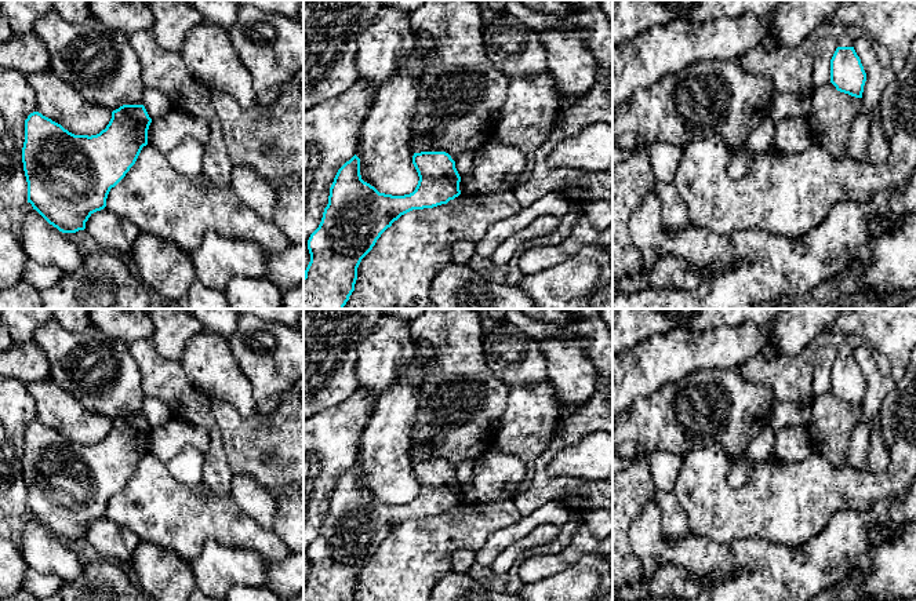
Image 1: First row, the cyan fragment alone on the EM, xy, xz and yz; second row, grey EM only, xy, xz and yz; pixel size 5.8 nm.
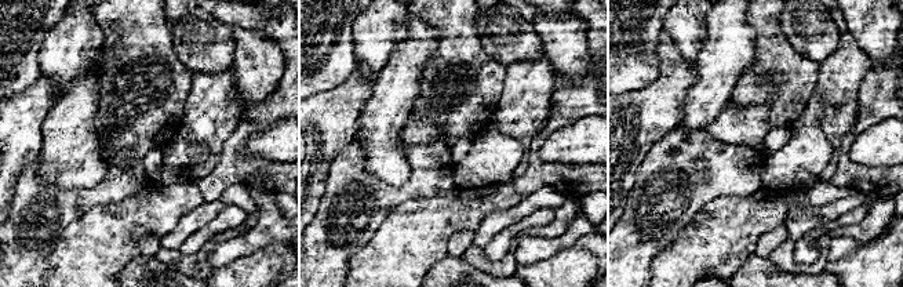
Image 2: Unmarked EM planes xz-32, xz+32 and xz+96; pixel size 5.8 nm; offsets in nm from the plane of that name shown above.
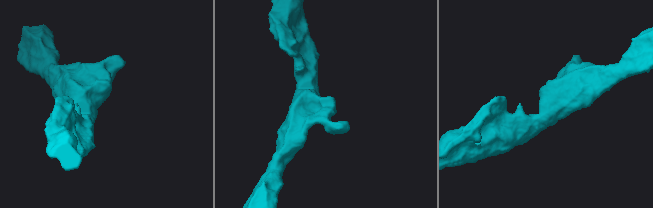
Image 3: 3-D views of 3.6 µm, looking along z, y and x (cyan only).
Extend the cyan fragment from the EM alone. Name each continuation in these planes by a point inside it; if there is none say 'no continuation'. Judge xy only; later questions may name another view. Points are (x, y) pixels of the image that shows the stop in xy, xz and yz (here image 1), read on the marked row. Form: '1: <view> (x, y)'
no continuation

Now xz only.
no continuation

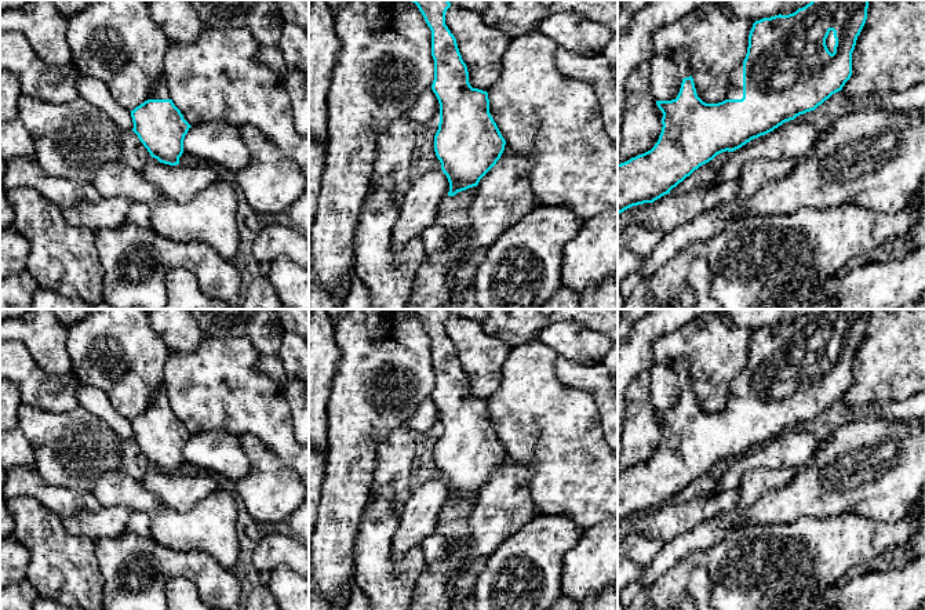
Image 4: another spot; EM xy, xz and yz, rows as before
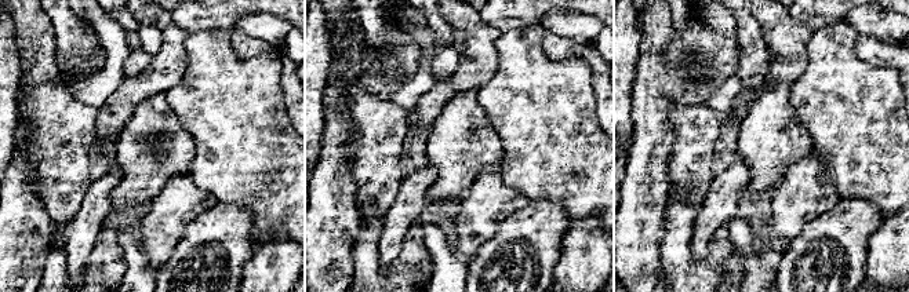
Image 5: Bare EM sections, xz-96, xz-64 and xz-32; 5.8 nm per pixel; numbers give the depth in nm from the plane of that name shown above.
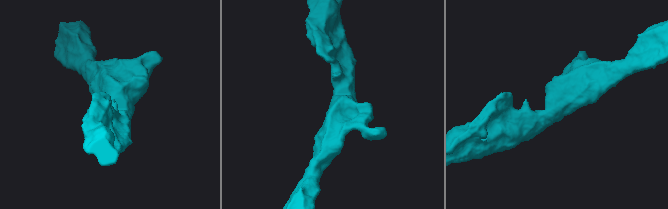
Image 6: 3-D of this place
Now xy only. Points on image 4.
1: xy (160, 91)

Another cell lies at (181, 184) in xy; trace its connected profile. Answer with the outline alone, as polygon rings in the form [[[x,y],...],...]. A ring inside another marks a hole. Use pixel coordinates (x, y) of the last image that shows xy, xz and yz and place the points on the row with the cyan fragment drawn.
[[[152,157],[142,175],[153,184],[164,197],[179,204],[190,201],[199,192],[219,179],[216,168],[210,164],[187,167],[182,164],[170,166]]]

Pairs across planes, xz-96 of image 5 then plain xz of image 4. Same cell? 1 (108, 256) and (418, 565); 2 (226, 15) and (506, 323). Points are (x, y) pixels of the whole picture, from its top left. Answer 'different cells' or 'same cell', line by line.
1: same cell
2: same cell

